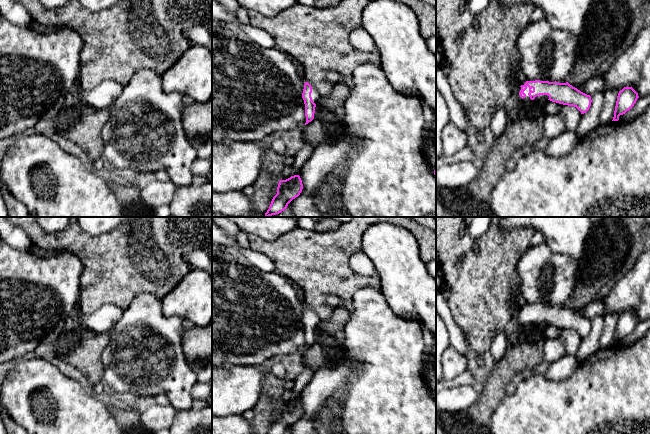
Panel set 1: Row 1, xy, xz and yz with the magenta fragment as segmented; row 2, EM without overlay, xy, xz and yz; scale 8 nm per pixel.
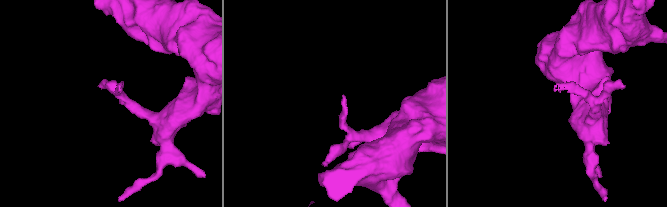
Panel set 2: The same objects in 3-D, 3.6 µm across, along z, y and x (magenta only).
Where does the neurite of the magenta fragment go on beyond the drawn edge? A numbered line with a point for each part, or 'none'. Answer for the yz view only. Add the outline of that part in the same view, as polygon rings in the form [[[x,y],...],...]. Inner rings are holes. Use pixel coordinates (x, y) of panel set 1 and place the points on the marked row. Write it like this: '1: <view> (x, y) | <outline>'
1: yz (527, 98) | [[[527,86],[527,89],[524,91],[524,93],[526,94],[526,97],[523,98],[523,99],[519,95],[520,90],[521,90],[521,87],[519,87],[519,89],[518,89],[518,100],[519,100],[519,102],[524,102],[524,101],[531,100],[529,95],[528,95],[528,93],[529,93],[529,87],[528,86]]]

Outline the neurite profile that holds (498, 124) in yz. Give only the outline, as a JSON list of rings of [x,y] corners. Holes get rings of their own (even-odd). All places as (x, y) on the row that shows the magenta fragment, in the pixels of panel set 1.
[[[504,107],[498,108],[493,114],[489,124],[489,127],[496,138],[504,133],[507,123],[508,113],[505,111]]]

